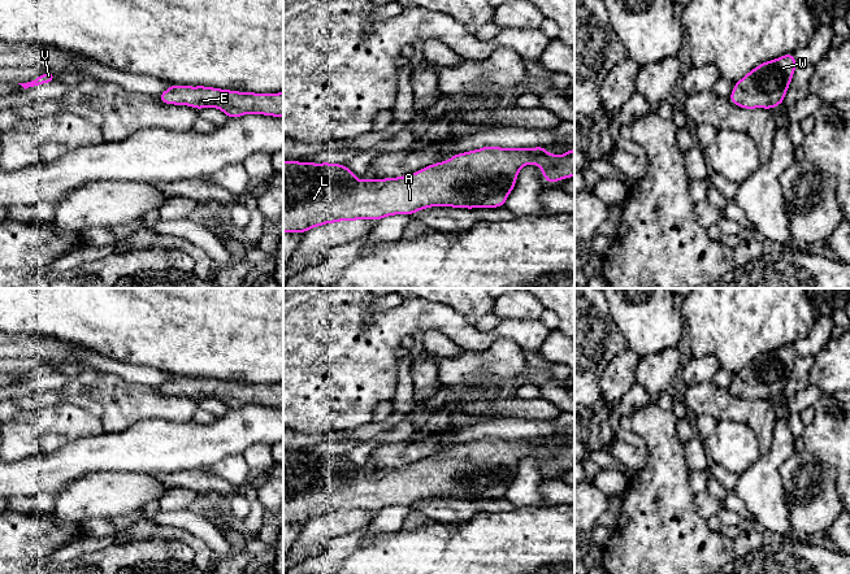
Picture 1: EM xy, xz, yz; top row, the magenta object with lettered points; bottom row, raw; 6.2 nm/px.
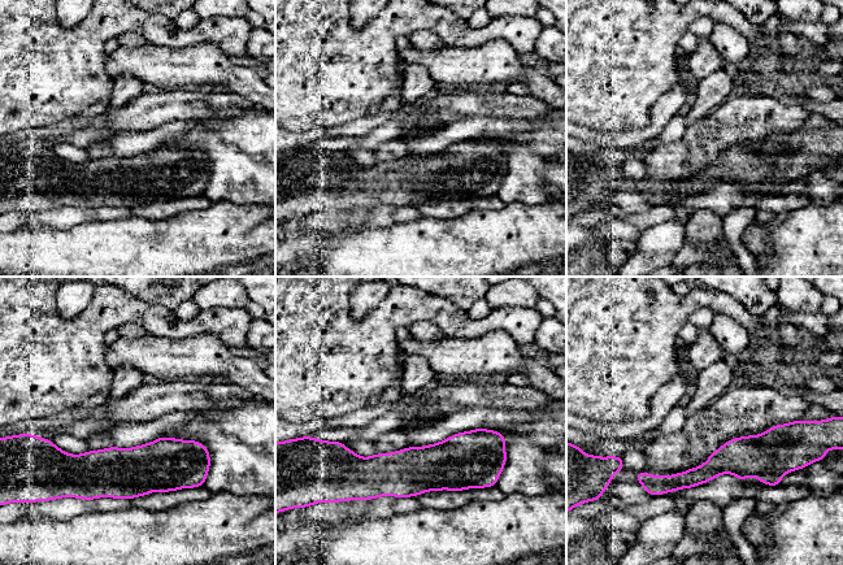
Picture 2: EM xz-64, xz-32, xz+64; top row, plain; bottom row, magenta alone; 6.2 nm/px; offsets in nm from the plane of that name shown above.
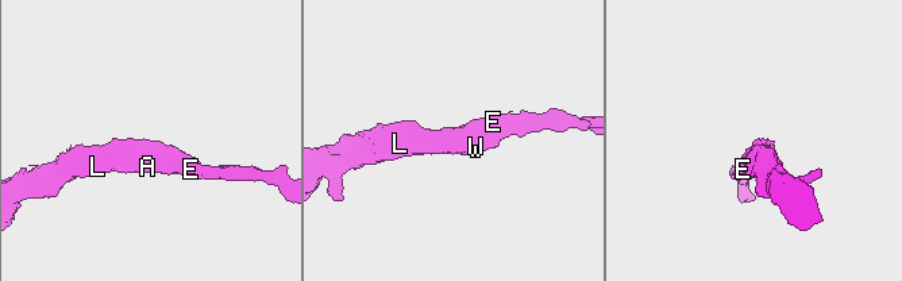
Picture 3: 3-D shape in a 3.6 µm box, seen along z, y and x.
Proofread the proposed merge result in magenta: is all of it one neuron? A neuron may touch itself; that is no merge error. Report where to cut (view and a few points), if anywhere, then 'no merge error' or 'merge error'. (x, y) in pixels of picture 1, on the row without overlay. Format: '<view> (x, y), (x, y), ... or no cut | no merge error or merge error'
no cut | no merge error

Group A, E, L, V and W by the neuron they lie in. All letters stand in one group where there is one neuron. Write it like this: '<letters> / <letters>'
A E L V W

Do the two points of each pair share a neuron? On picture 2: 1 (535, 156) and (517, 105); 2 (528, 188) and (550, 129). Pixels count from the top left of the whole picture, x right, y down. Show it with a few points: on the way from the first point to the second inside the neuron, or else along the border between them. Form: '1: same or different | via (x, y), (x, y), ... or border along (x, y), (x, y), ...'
1: different | border along (547, 113), (533, 118)
2: same | via (528, 174), (528, 168), (550, 143)

